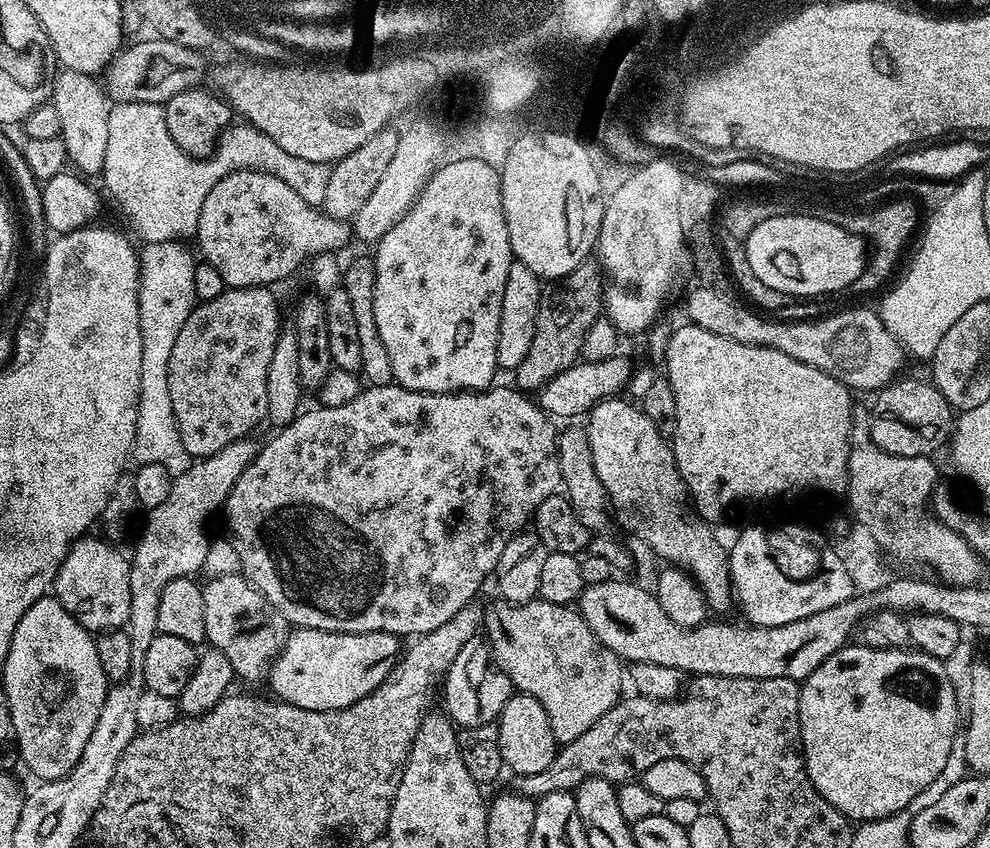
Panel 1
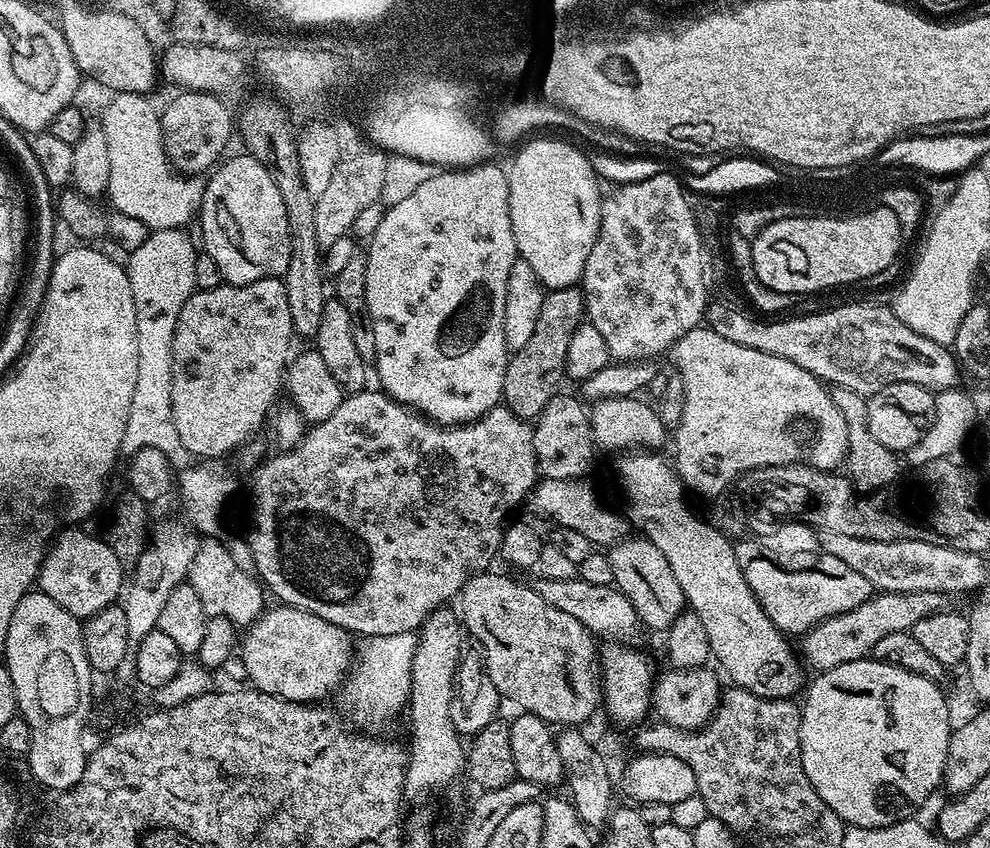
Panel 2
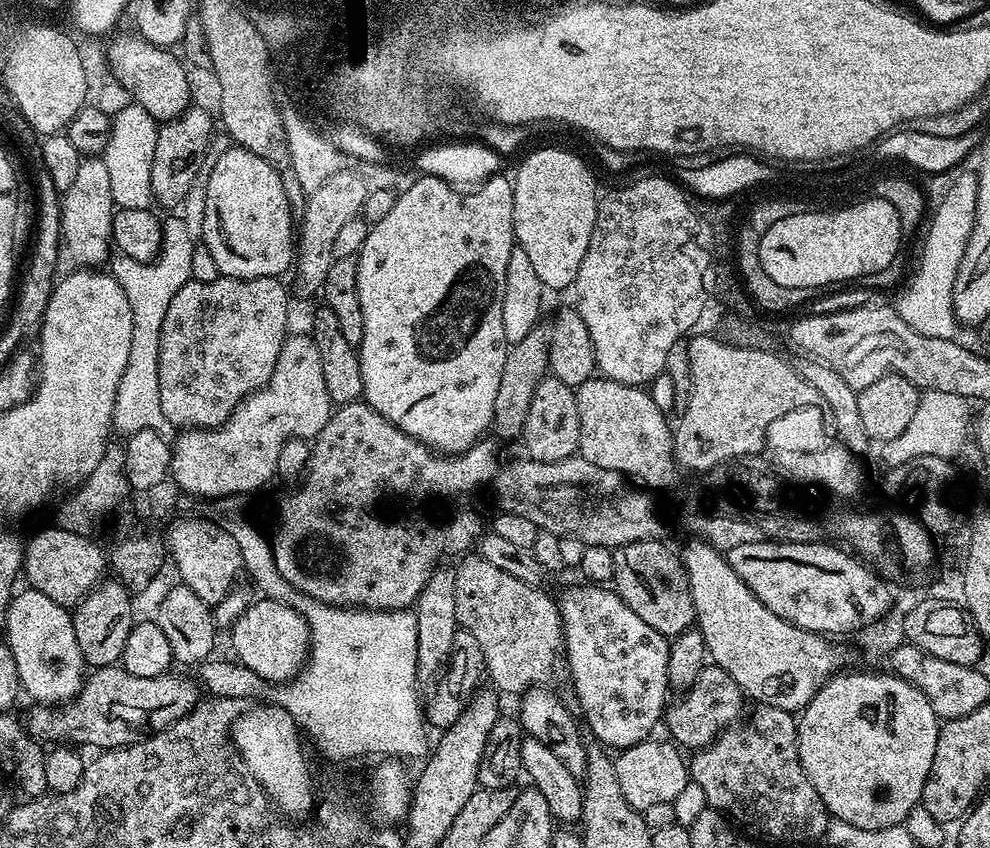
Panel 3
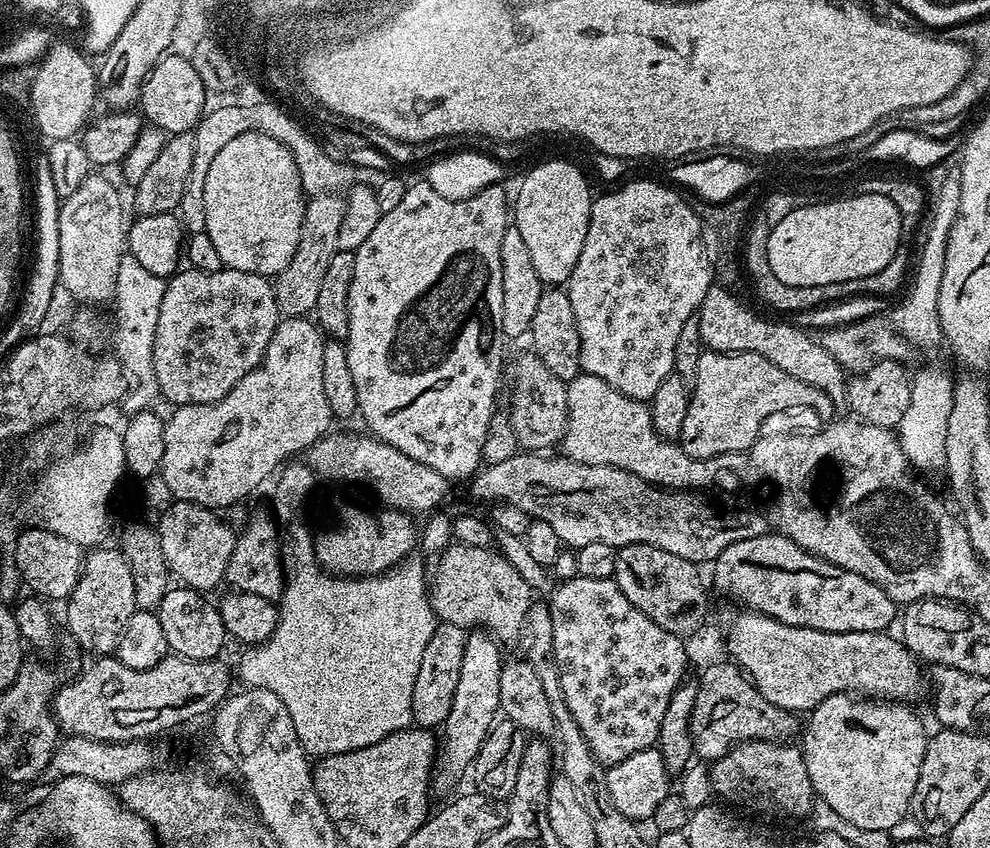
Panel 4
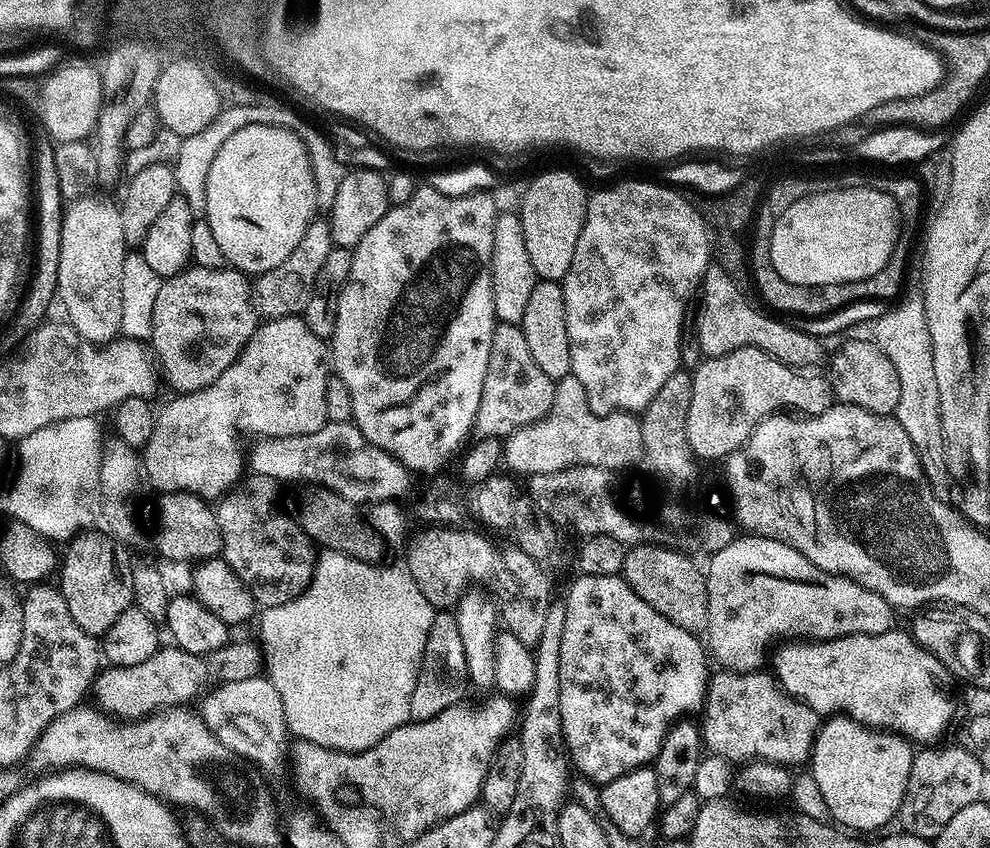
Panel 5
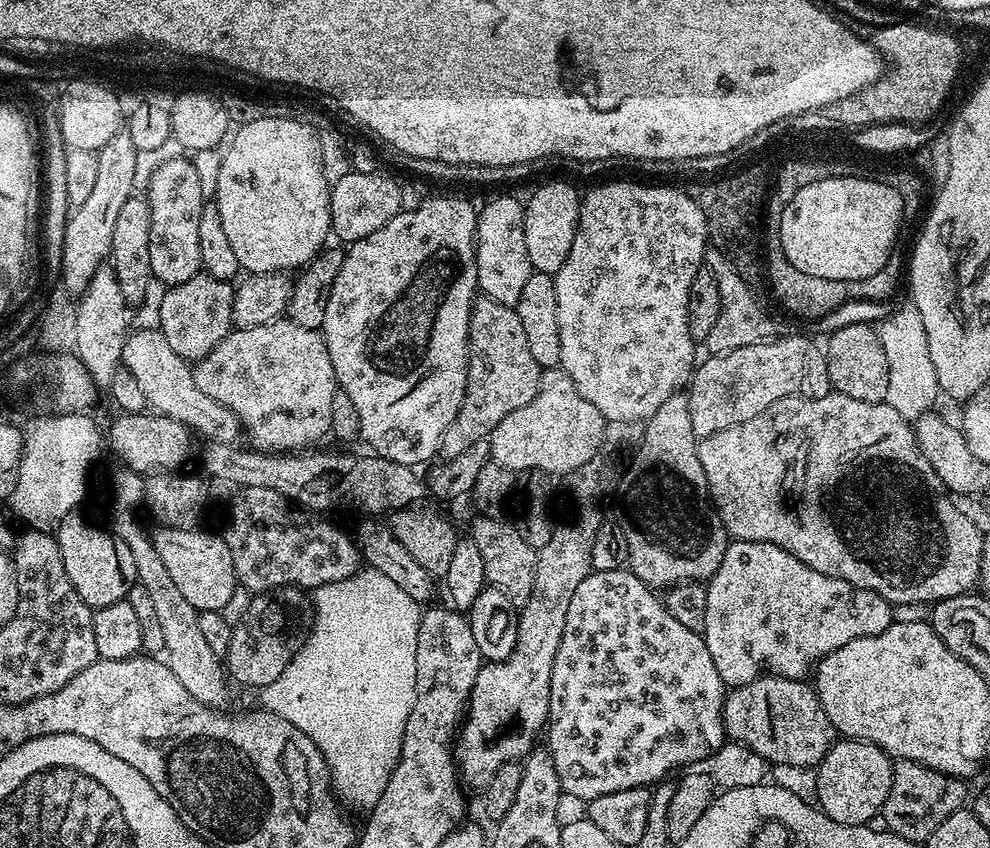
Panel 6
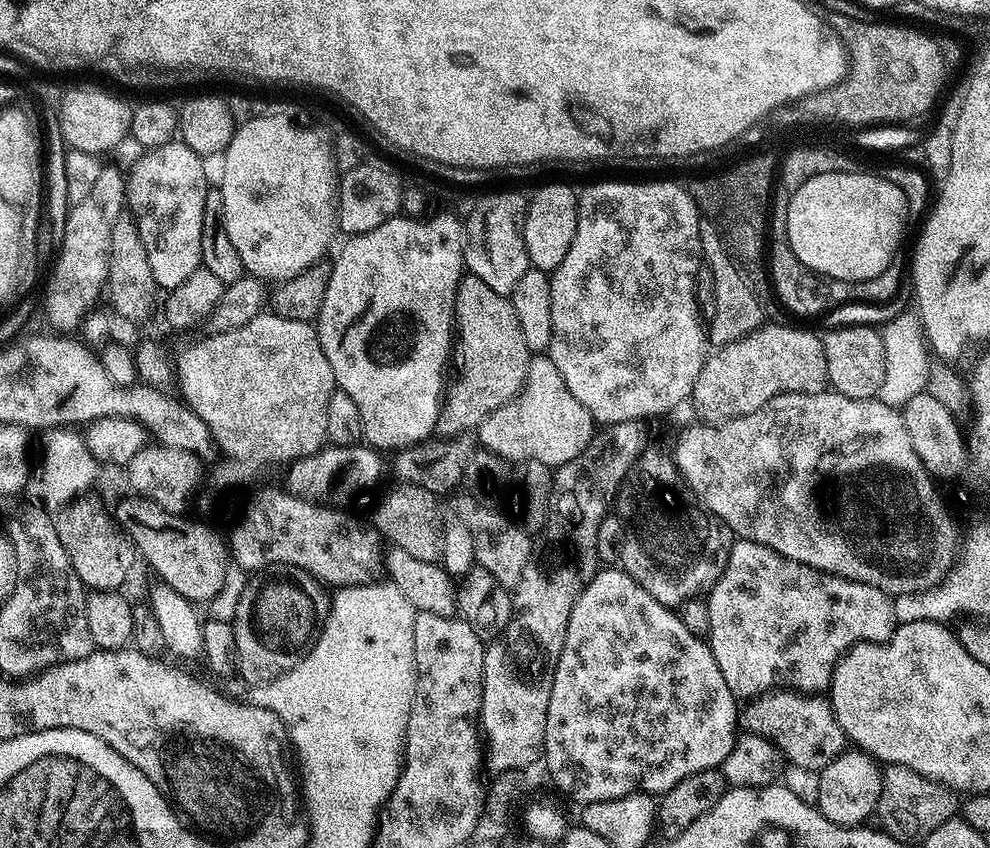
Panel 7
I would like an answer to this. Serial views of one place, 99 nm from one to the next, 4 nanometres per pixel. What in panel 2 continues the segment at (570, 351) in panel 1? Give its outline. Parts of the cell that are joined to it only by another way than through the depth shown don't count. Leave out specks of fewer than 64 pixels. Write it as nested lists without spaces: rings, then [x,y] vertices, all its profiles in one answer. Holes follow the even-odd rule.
[[[579,287],[545,291],[542,314],[538,318],[538,326],[534,326],[534,334],[527,340],[526,346],[509,355],[506,366],[502,400],[520,420],[531,421],[548,404],[548,398],[554,392],[552,384],[558,383],[560,376],[562,380],[570,334],[581,324],[584,315],[584,294]]]

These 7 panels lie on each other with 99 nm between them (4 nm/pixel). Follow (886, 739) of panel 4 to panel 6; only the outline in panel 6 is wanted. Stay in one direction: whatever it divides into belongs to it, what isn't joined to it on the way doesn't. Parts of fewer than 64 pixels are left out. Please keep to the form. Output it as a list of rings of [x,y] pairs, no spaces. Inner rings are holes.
[[[840,738],[815,769],[818,790],[816,804],[834,822],[864,826],[881,815],[890,794],[893,757],[864,740]]]

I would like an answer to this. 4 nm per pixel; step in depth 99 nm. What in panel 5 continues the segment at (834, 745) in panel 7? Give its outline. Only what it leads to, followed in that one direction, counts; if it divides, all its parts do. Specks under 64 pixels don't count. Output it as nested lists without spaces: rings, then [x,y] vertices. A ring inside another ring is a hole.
[[[716,670],[711,673],[708,681],[708,695],[704,698],[702,709],[702,744],[709,753],[724,756],[729,762],[748,762],[753,758],[764,760],[767,764],[792,764],[809,763],[812,747],[816,741],[816,735],[820,733],[822,717],[820,713],[796,699],[780,687],[780,681],[775,675],[767,671],[754,672],[729,672]]]

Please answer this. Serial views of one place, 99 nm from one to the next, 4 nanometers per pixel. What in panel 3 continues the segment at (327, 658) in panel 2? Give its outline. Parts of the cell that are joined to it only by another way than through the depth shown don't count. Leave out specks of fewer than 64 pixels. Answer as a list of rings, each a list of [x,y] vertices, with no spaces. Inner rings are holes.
[[[256,598],[252,604],[231,626],[232,648],[236,651],[235,659],[251,672],[263,674],[263,672],[288,672],[297,671],[298,666],[303,665],[310,647],[310,635],[308,623],[295,609],[284,604],[282,601],[267,598]]]

